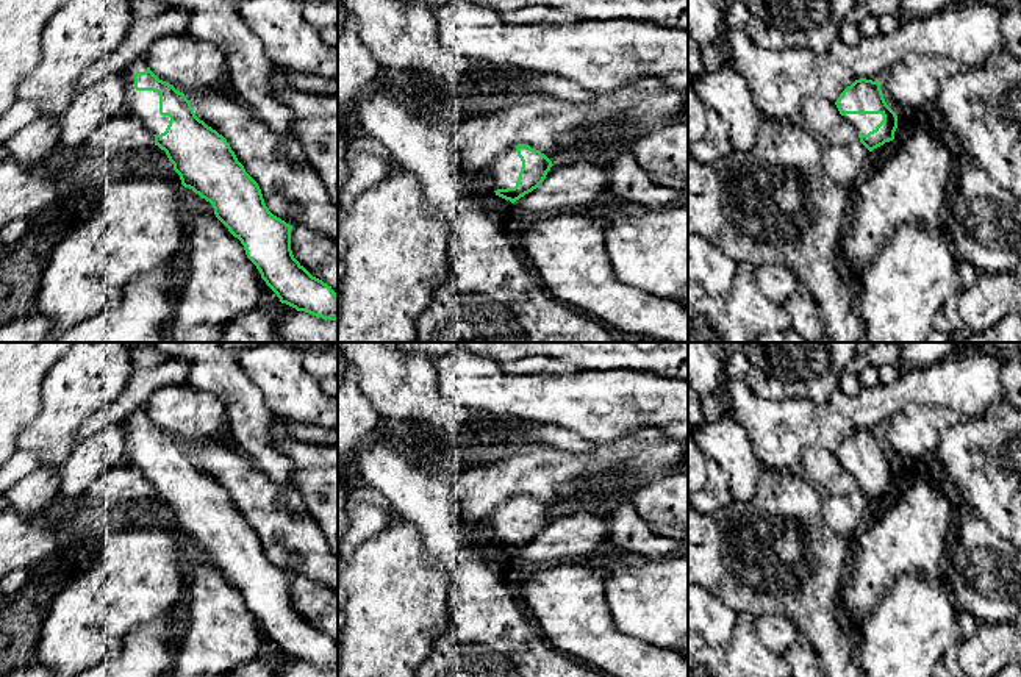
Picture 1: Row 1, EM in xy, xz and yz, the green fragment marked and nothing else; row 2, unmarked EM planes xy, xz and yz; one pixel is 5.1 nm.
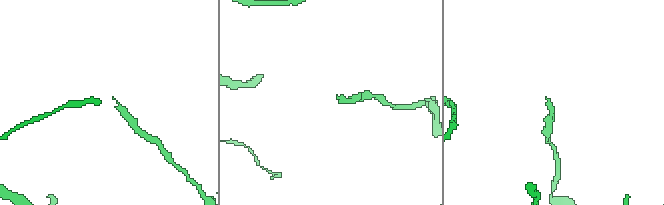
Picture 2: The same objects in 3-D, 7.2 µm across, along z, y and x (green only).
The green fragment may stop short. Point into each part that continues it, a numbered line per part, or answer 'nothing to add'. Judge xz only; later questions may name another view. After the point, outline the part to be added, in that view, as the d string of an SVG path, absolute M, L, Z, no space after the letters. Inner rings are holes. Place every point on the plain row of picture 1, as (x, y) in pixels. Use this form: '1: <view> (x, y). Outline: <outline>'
1: xz (504, 522). Outline: M516 497L505 500L496 508L488 524L488 536L494 541L514 538L519 528L522 511Z

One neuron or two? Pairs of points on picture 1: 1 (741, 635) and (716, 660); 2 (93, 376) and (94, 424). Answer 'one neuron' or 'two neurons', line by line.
1: one neuron
2: two neurons

